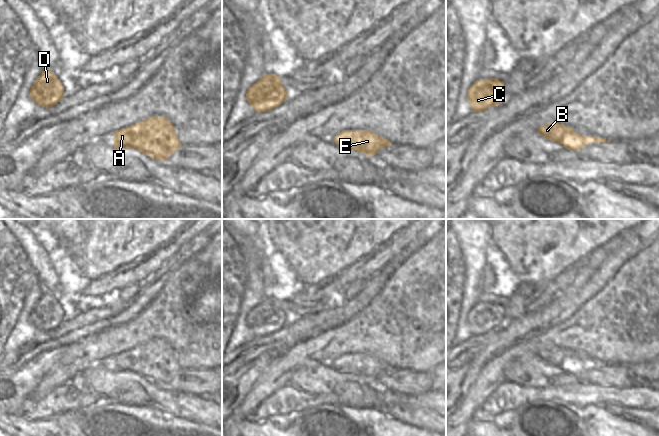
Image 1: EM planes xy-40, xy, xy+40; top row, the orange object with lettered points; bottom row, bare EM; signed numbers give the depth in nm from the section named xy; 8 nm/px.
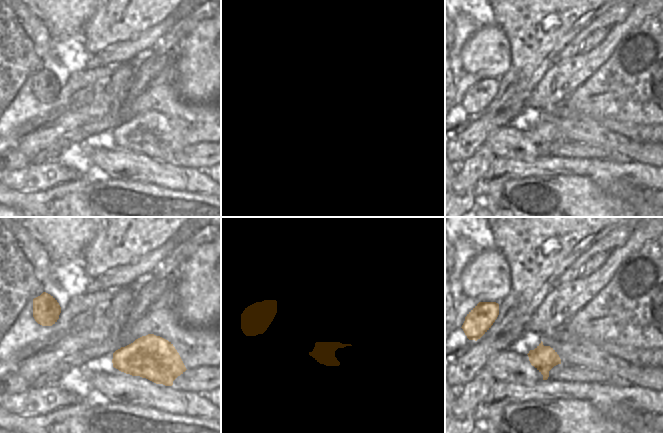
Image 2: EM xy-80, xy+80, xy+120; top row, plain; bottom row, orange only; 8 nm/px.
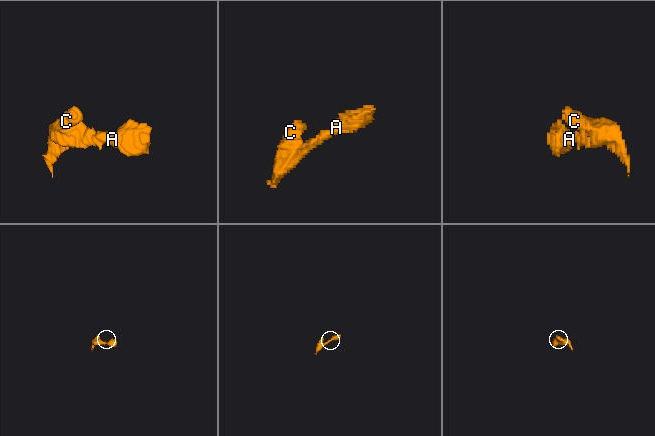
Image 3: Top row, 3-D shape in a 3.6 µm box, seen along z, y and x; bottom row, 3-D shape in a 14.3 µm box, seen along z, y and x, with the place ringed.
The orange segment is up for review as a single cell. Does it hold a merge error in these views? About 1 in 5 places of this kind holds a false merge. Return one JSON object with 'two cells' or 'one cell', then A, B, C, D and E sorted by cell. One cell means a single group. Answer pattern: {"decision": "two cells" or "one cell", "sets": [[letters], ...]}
{"decision": "one cell", "sets": [["A", "B", "C", "D", "E"]]}

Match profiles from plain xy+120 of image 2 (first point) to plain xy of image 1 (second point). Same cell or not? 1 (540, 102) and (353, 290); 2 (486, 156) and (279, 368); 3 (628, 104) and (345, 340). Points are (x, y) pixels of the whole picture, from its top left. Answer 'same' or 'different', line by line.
1: different
2: same
3: same

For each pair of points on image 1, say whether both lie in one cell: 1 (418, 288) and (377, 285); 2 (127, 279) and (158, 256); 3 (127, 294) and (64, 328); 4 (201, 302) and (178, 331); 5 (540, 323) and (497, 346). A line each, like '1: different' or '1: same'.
1: different
2: same
3: different
4: different
5: same

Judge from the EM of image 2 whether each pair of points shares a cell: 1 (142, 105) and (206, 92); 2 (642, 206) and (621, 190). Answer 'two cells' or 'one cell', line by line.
1: two cells
2: one cell

